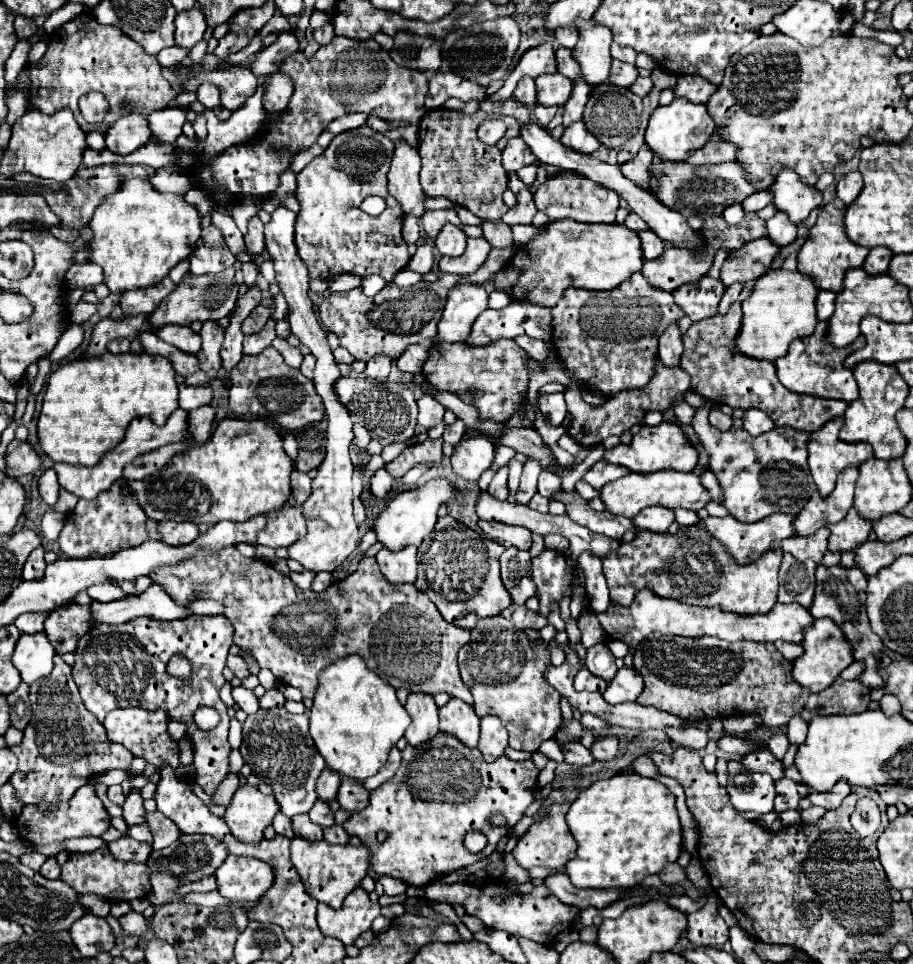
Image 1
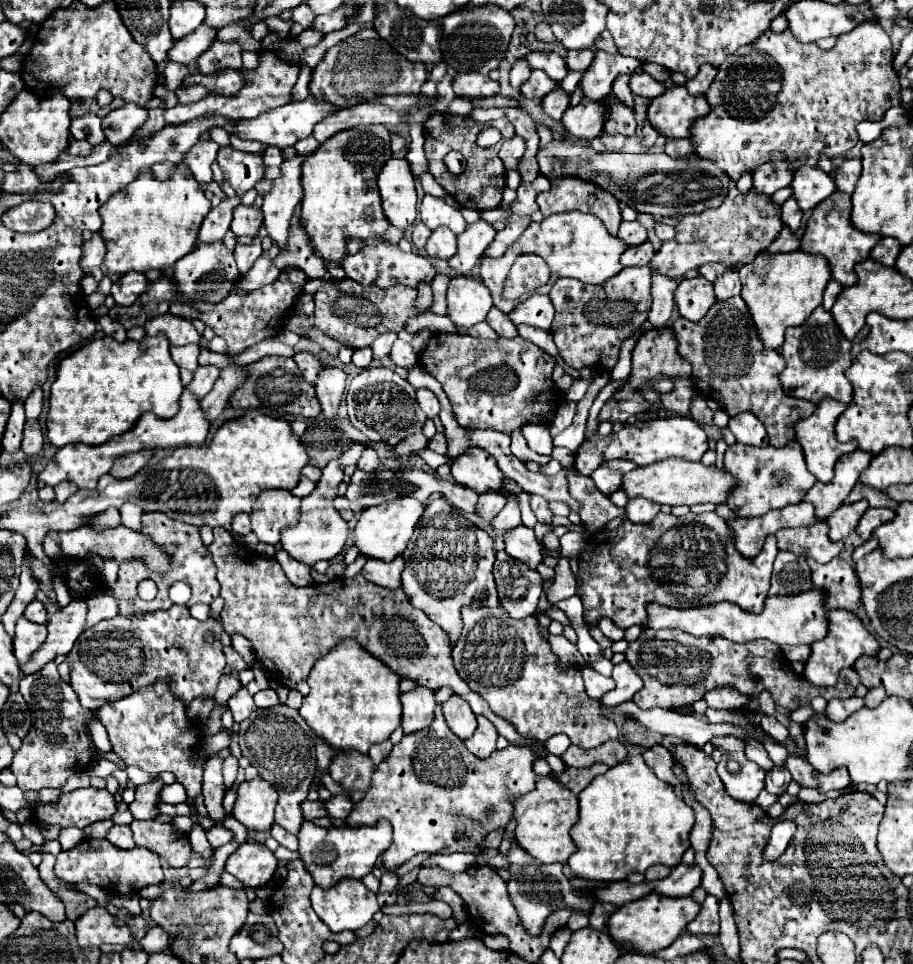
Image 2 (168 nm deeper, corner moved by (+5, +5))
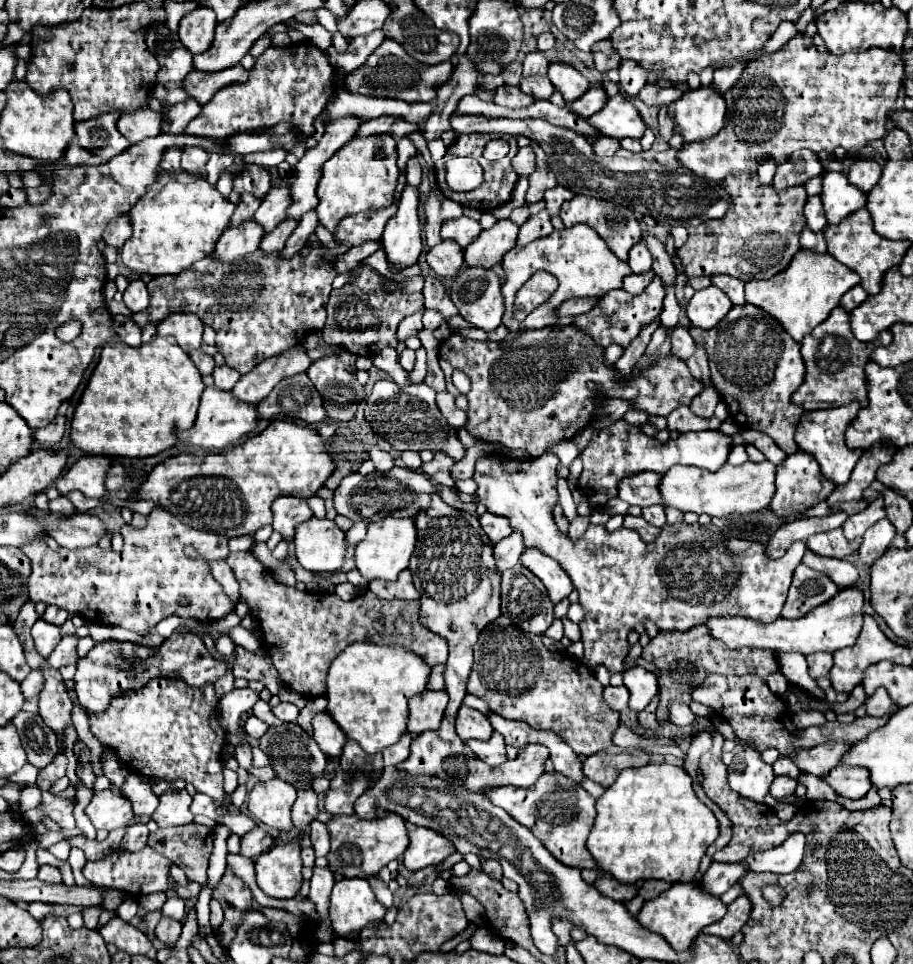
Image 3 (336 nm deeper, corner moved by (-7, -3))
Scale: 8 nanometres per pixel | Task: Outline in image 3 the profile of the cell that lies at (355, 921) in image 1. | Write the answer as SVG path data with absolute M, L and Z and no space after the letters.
M341 879L333 885L329 917L337 935L361 933L371 923L383 923L387 909L377 901L367 879Z

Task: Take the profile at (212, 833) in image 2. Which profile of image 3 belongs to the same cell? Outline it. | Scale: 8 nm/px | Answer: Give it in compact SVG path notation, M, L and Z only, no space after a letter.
M249 831L247 835L241 837L241 855L245 857L257 857L259 853L267 851L273 845L273 837L265 831Z

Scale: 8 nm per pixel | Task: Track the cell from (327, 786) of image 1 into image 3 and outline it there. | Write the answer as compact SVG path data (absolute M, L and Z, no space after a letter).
M321 711L315 719L313 719L313 737L317 739L321 751L327 757L341 757L343 753L343 745L345 745L345 733L325 715L325 711Z

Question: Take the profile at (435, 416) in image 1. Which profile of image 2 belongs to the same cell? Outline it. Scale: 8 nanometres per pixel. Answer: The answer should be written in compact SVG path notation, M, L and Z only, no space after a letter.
M419 389L417 391L417 403L421 405L421 409L433 419L433 417L437 417L439 415L439 401L437 401L437 397L433 395L433 391L429 391L429 389Z

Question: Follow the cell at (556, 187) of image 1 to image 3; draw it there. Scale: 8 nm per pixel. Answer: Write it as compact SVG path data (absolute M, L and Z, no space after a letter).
M575 195L571 201L565 201L559 217L563 219L565 227L573 227L577 223L587 223L589 227L593 227L603 237L603 241L609 245L609 249L623 261L627 259L629 249L641 239L641 227L639 227L639 221L635 219L633 211L629 211L625 207L617 207L615 203L605 203L601 199L587 197L587 195Z

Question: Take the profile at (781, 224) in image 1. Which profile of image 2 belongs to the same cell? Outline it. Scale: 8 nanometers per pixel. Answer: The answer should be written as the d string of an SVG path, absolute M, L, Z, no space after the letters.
M791 197L789 201L783 203L783 213L781 219L785 225L791 227L791 231L797 231L801 227L801 219L803 219L803 211L797 207L797 201Z

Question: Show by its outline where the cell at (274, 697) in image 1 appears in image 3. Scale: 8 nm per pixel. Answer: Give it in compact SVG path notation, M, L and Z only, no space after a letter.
M279 703L279 705L273 707L271 711L273 711L273 715L279 717L281 721L295 721L297 715L299 715L299 709L297 709L295 705L291 705L291 703Z

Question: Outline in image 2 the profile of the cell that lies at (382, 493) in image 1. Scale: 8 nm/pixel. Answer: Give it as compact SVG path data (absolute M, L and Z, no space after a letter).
M367 447L365 451L363 451L363 455L361 455L361 459L359 459L359 469L363 469L365 473L371 473L371 471L375 471L377 467L379 467L379 457L377 457L377 451L375 449L371 449L371 447Z

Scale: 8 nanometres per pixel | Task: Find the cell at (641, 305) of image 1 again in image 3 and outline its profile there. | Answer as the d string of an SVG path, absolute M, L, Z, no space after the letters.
M657 277L649 283L649 287L641 295L629 295L623 289L609 291L607 295L597 299L597 303L591 311L573 317L573 325L579 331L589 333L589 337L601 347L609 347L611 343L617 343L625 349L641 333L641 329L645 325L649 325L651 321L657 319L657 315L663 309L663 297L665 297L665 287L661 287L661 279L657 279Z

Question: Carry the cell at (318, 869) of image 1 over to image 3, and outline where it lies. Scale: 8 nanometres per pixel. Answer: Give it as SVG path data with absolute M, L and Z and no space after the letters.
M391 813L385 819L373 819L373 821L363 821L363 819L357 819L355 815L351 817L337 815L331 821L327 821L327 829L331 837L331 849L327 853L329 869L349 879L351 877L367 879L377 875L389 861L399 859L409 845L405 821L397 813Z

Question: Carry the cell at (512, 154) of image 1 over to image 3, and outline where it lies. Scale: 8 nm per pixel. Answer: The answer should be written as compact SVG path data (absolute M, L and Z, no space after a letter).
M521 147L511 163L513 163L513 169L517 171L517 175L531 175L533 167L535 167L533 149L531 147Z

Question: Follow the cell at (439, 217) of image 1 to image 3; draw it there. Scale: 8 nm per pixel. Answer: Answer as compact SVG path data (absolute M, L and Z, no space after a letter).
M459 217L459 219L447 219L441 225L441 237L457 241L463 249L475 241L475 237L481 233L481 225L471 217Z

